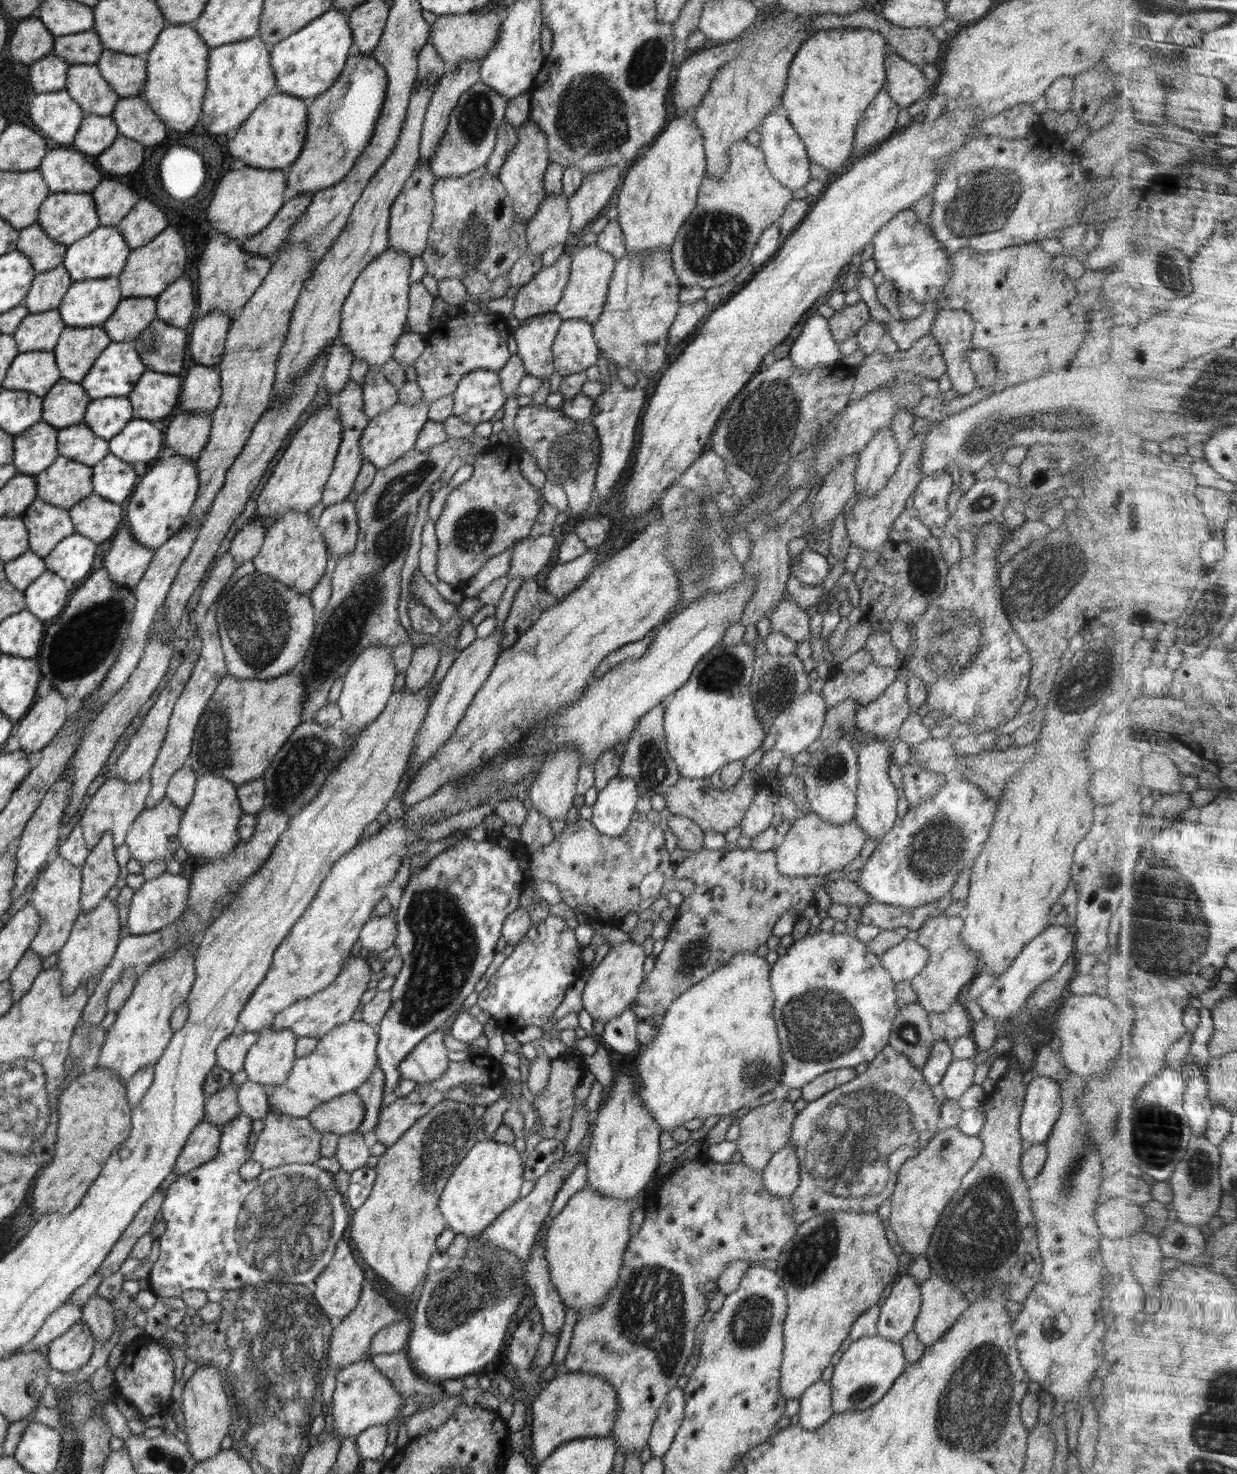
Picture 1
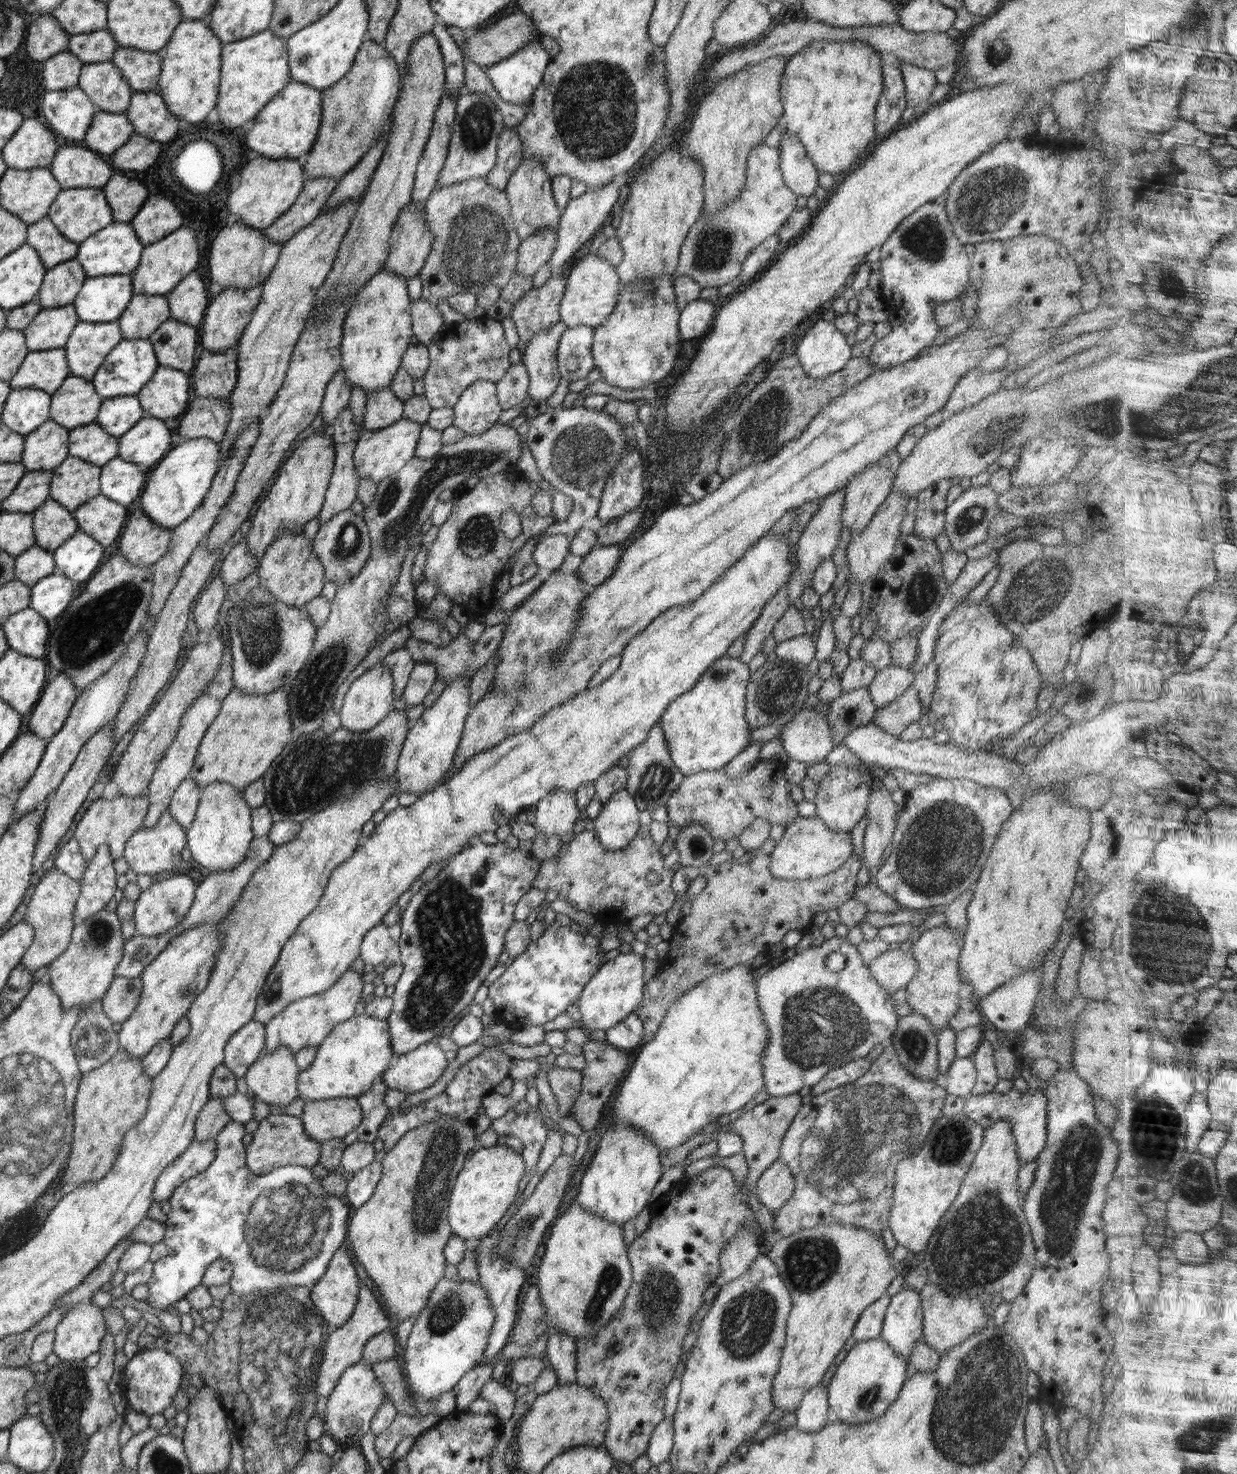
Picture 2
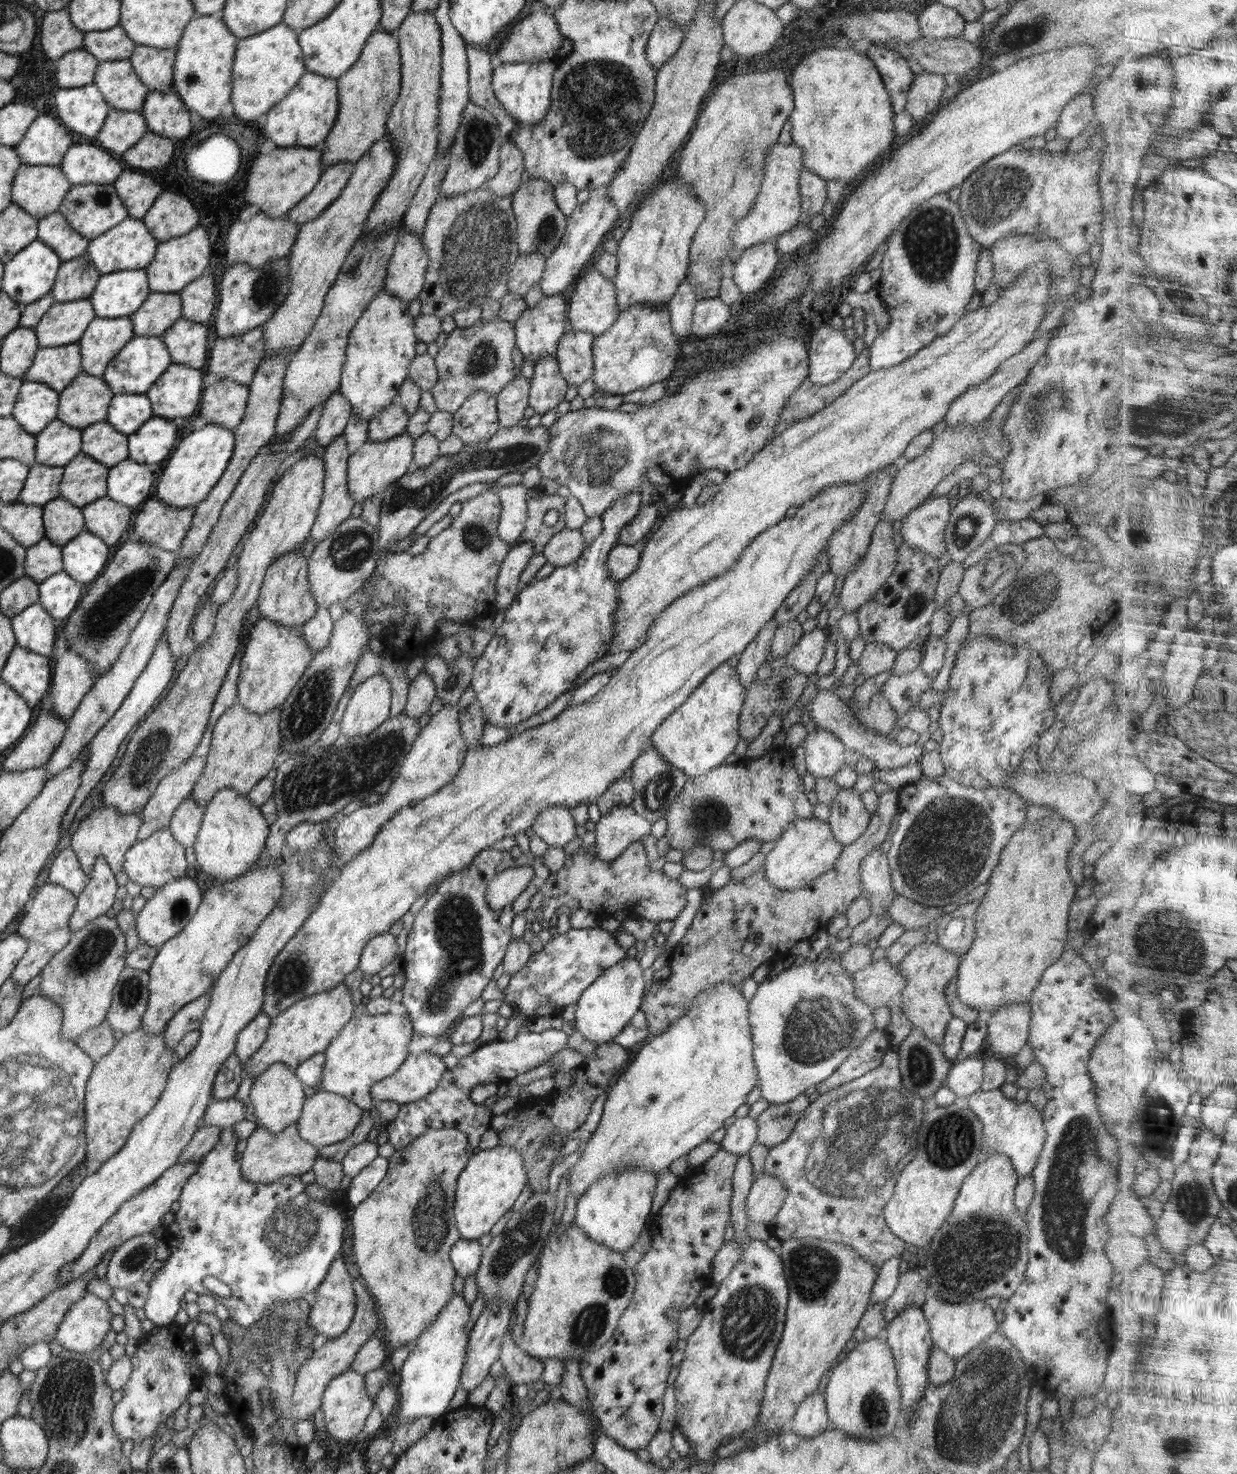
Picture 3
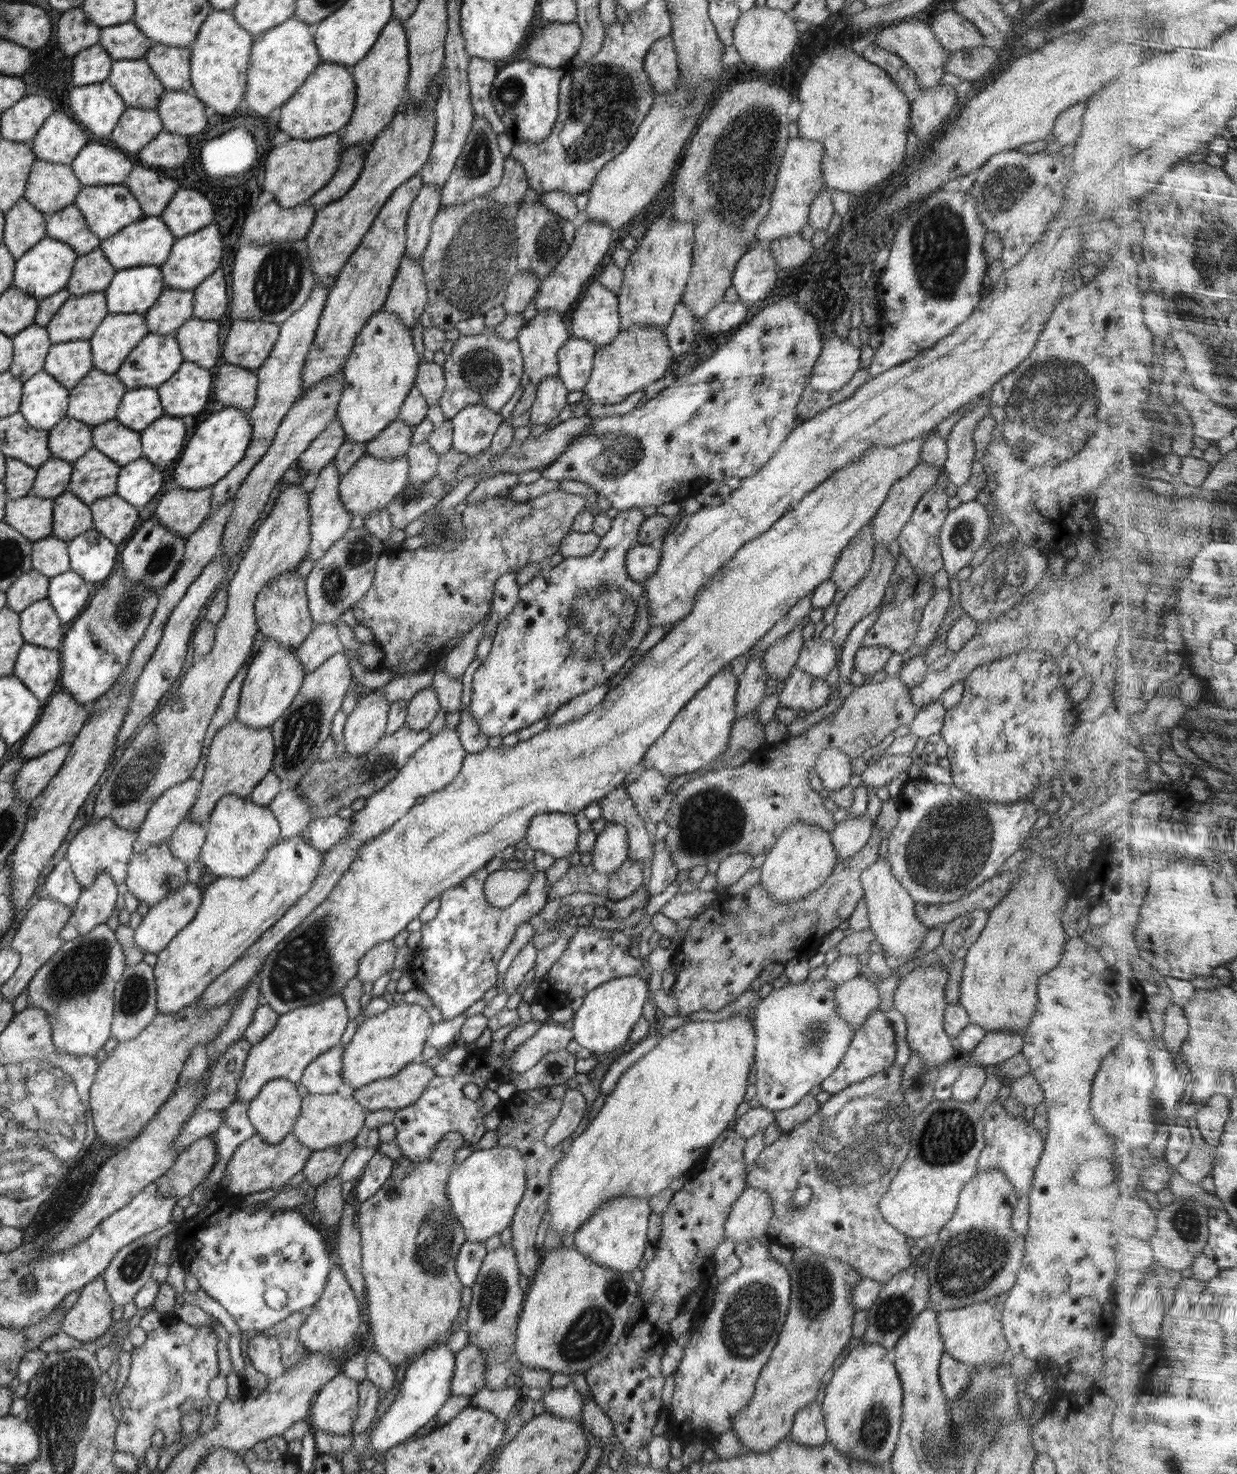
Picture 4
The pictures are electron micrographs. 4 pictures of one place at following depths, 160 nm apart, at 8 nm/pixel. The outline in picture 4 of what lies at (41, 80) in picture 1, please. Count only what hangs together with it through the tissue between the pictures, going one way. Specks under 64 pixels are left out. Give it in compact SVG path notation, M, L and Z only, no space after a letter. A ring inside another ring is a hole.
M98 44L77 52L73 56L71 72L74 86L81 87L107 80L113 62L108 52Z

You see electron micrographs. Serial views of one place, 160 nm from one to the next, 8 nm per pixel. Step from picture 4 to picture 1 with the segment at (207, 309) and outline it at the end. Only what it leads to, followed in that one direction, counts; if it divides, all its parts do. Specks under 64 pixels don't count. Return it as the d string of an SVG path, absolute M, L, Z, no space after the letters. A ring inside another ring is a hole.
M176 280L155 297L156 316L166 324L186 329L196 308L196 298L190 280Z

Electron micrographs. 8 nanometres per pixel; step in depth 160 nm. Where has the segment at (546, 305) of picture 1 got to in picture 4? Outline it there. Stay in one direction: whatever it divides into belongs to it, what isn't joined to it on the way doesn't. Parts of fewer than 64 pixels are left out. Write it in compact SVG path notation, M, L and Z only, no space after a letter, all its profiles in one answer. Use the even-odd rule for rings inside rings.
M556 311L537 312L515 338L523 356L523 371L536 388L542 379L558 374L557 352L570 338L562 317Z

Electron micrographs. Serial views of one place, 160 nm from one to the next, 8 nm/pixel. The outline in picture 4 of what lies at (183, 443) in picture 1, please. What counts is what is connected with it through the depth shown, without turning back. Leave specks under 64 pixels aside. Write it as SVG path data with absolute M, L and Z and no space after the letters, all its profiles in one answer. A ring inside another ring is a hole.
M220 360L214 380L214 402L250 412L256 404L257 370L235 366Z

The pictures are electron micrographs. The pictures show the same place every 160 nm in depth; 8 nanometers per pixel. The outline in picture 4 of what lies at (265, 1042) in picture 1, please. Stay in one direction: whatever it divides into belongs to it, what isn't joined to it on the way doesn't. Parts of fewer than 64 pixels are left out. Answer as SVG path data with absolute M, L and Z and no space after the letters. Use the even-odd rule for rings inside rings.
M285 1078L263 1084L247 1111L255 1133L266 1144L280 1144L292 1132L300 1115L301 1101L297 1086Z

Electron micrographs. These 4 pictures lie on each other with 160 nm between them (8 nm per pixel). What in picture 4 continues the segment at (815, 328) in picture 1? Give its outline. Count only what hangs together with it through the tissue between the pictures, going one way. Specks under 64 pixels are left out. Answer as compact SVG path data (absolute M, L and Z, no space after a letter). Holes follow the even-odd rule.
M834 332L824 339L809 384L820 392L836 392L860 368L860 348L842 340Z

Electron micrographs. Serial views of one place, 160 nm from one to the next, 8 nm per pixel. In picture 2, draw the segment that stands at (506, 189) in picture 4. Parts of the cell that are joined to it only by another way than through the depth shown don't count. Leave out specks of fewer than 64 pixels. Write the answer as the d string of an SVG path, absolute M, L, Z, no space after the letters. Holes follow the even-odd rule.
M505 127L497 143L497 162L485 177L486 182L493 188L505 191L508 178L516 172L523 160L522 142L518 134L514 128Z

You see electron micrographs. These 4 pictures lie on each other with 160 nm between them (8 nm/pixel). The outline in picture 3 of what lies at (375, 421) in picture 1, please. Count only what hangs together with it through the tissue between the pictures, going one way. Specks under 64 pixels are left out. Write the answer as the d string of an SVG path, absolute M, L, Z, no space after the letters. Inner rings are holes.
M402 431L387 441L366 441L354 454L349 456L347 464L347 487L354 502L362 502L373 494L382 494L386 488L394 484L414 467L414 439Z

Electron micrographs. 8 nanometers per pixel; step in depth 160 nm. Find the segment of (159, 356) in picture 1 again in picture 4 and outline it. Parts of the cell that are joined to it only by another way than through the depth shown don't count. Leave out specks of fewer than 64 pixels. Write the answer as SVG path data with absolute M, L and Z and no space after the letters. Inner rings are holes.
M194 316L186 320L174 332L183 360L202 368L212 368L221 356L218 332L218 320L202 320Z

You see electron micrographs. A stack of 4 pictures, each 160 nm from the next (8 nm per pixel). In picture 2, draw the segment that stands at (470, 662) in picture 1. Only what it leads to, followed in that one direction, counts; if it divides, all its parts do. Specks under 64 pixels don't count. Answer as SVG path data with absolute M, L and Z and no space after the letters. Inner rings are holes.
M458 675L456 680L440 694L440 698L430 708L425 708L422 716L414 722L414 726L410 726L407 730L407 737L397 761L397 790L416 795L425 794L440 784L446 772L452 768L471 709L468 686L468 680Z

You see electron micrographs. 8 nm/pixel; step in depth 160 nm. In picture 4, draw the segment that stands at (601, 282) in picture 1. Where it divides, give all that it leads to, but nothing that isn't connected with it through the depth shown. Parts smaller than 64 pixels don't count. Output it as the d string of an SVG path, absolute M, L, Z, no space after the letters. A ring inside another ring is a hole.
M594 279L572 314L572 334L596 346L610 344L621 331L617 294Z

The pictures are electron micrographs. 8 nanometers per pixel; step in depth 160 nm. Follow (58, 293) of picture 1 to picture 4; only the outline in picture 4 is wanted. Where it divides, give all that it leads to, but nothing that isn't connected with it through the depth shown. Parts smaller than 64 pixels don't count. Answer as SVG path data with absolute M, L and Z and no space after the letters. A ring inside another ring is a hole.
M98 246L88 254L76 259L72 276L70 276L65 289L71 296L105 291L116 272L116 269L110 265L110 261Z

